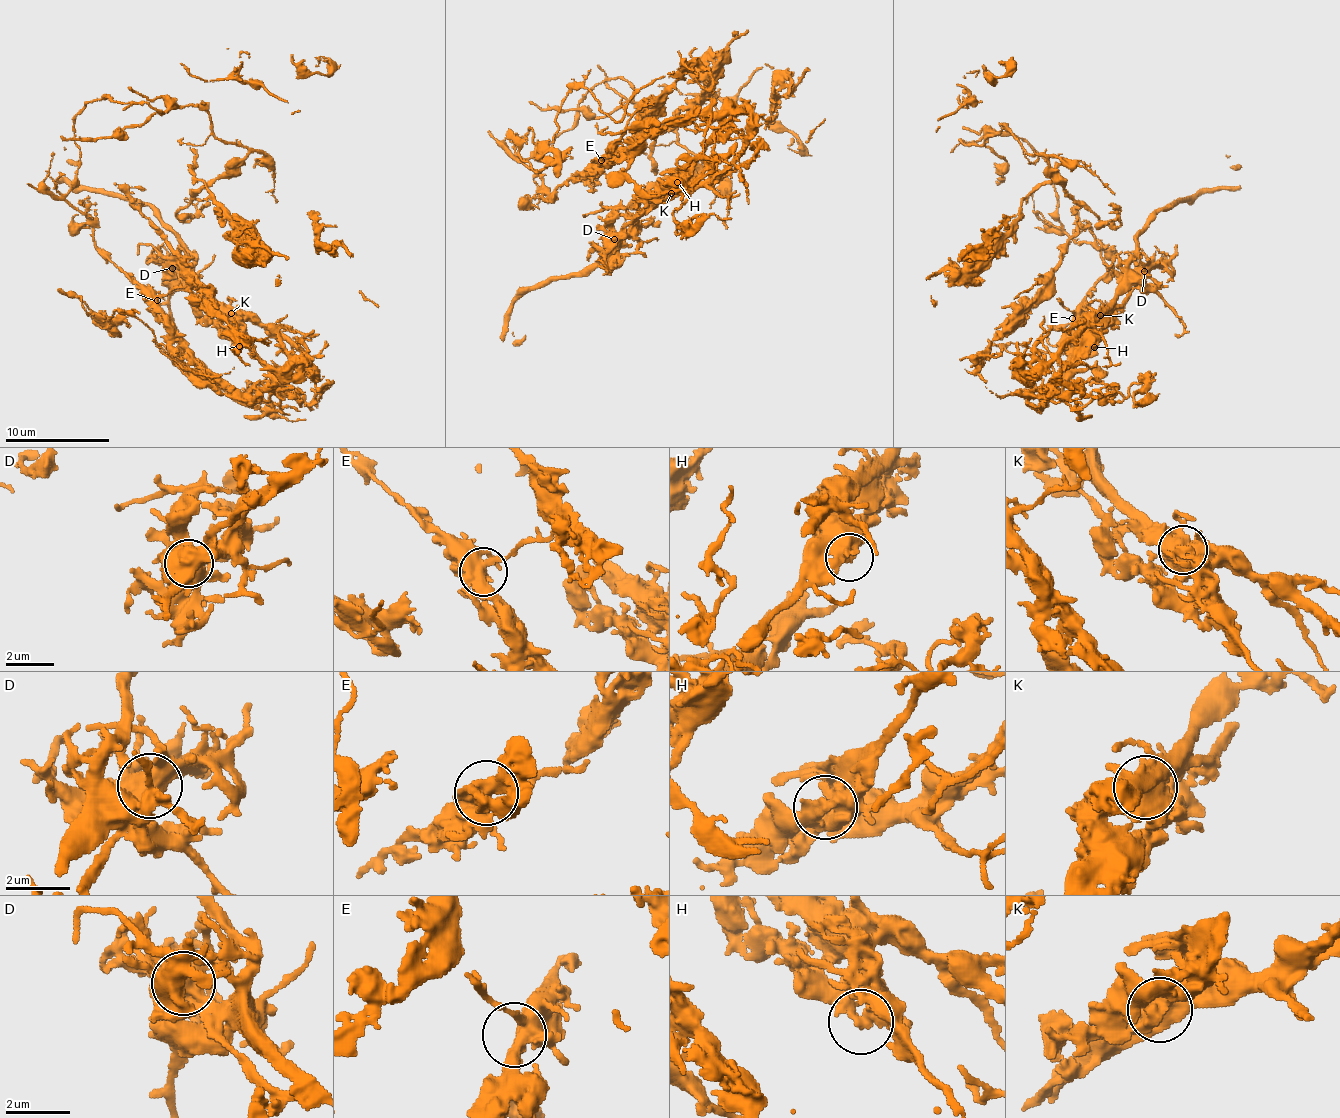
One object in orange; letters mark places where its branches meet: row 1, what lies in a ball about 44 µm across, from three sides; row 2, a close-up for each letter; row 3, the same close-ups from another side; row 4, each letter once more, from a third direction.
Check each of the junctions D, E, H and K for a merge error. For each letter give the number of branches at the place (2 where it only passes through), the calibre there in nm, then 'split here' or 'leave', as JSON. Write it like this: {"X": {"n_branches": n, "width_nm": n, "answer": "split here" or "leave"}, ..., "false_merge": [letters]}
{"D": {"n_branches": 5, "width_nm": 500, "answer": "split here"}, "E": {"n_branches": 5, "width_nm": 460, "answer": "leave"}, "H": {"n_branches": 3, "width_nm": 360, "answer": "leave"}, "K": {"n_branches": 7, "width_nm": 700, "answer": "split here"}, "false_merge": ["D", "K"]}

